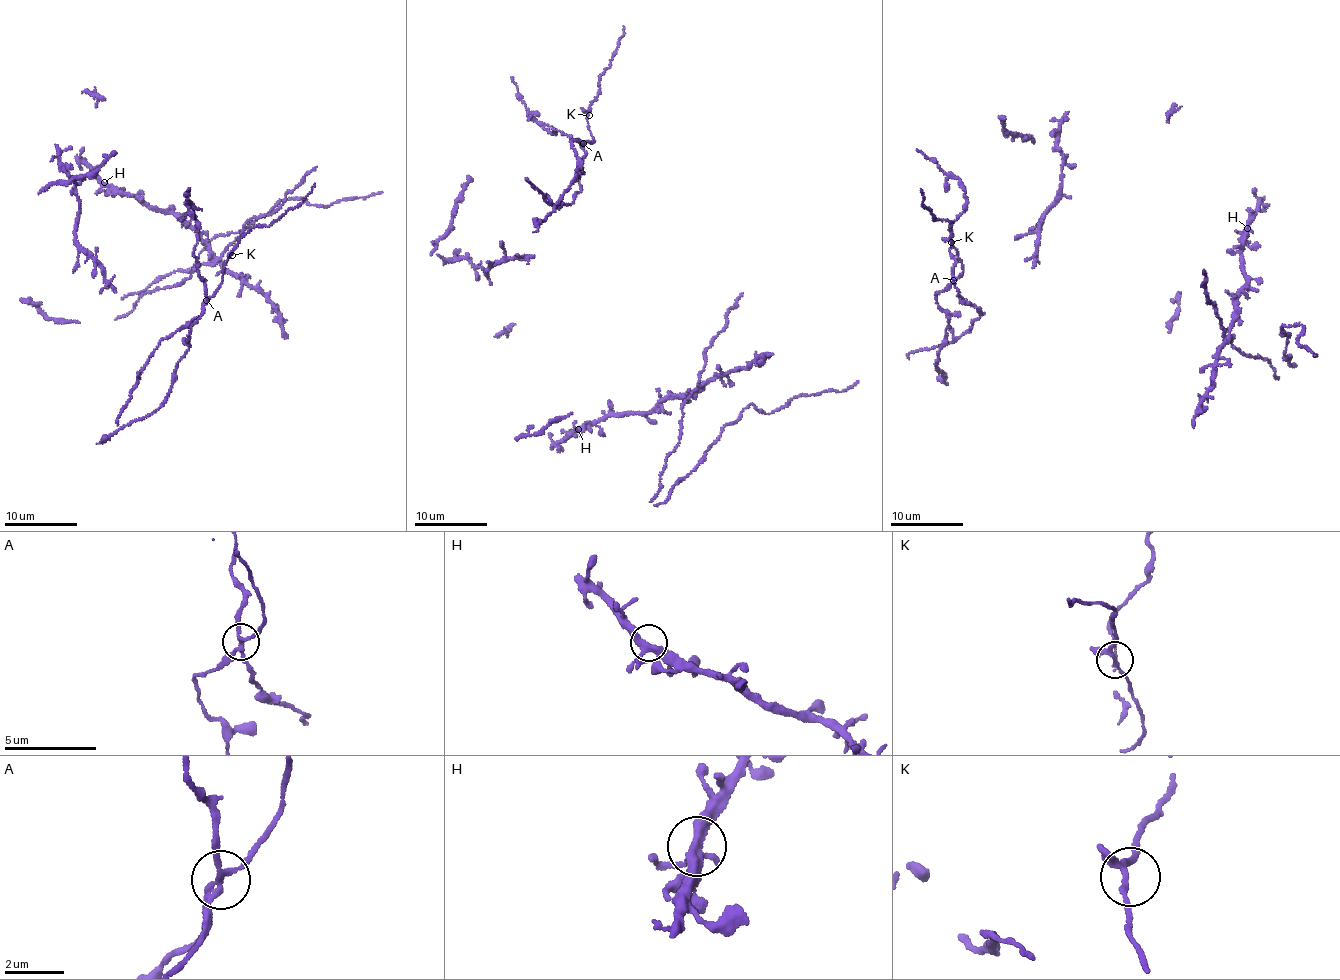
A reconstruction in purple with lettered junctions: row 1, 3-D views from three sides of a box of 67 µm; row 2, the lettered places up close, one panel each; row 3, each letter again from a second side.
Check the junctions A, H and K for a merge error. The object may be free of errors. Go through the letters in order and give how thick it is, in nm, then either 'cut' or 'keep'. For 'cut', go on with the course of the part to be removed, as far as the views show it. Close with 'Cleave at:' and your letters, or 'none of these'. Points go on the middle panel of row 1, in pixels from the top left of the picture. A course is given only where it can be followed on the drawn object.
A: 180 nm thick; cut; foreign part runs (583, 144), (572, 141), (582, 166), (576, 170), (579, 176), (577, 174), (552, 212), (533, 232)
H: 360 nm thick; keep
K: 180 nm thick; keep
Cleave at: A

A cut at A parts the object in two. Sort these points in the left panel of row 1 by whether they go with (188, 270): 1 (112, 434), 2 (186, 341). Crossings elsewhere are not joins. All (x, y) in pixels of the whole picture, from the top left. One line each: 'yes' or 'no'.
1: no
2: no

